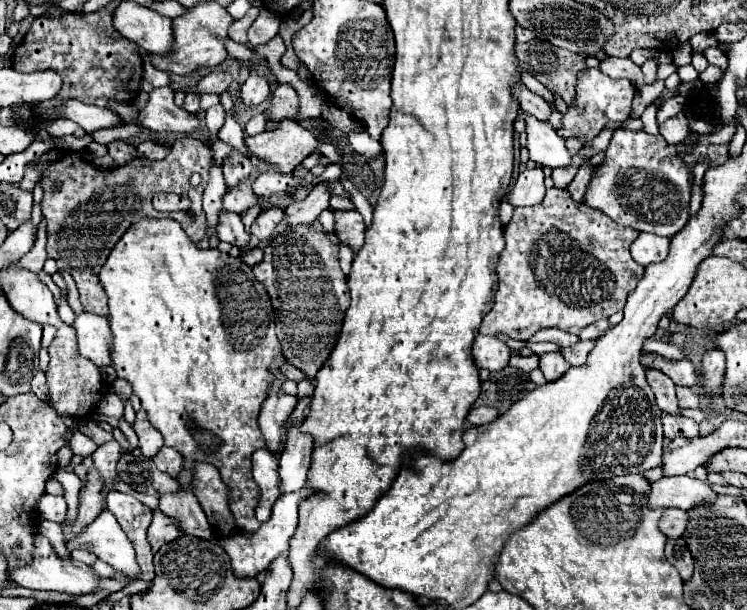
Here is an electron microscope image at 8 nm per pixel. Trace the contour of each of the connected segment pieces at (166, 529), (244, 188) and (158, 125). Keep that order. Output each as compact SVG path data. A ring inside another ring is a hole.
M154 511L154 519L148 527L148 541L152 545L152 551L156 553L164 543L170 543L178 537L178 525L174 525L174 521L170 521L170 517L162 515L160 511Z
M248 177L246 181L242 181L242 185L238 185L238 189L232 189L224 195L224 211L242 215L256 203L256 199L258 197L252 191L252 177Z
M160 87L150 93L148 105L140 111L142 127L156 133L196 133L202 129L202 121L184 109L174 105L174 93L170 87Z

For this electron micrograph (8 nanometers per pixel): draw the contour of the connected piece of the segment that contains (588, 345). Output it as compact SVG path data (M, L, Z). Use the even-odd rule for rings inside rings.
M578 341L576 345L562 349L562 355L570 365L578 367L578 365L586 363L586 357L592 351L592 345L594 345L594 341Z

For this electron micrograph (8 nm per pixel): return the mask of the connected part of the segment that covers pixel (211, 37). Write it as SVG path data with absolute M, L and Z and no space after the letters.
M202 3L190 9L186 15L172 19L172 31L174 31L174 45L168 55L150 55L148 61L160 69L160 71L170 71L174 75L188 75L196 69L212 69L220 65L226 59L226 47L224 39L228 37L226 31L232 23L232 17L228 11L218 5L218 3Z

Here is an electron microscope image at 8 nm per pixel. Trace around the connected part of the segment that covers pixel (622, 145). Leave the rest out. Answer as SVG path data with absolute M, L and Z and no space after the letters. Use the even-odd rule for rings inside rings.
M618 129L610 139L604 161L594 169L584 195L584 205L588 205L590 209L598 209L622 227L650 231L662 237L676 235L690 217L692 173L680 157L680 153L686 153L690 143L690 137L676 145L670 145L662 135ZM618 183L622 183L622 187L618 187ZM644 185L650 185L646 195L642 195ZM622 199L628 201L622 203Z

